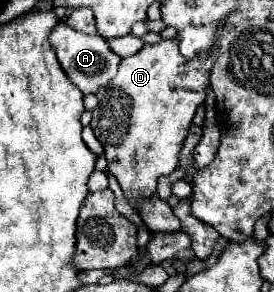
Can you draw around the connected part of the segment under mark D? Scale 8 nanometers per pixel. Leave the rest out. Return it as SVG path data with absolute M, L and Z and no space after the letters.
M226 18L220 22L216 44L208 52L206 58L184 58L178 50L178 38L174 40L160 40L158 44L144 44L140 52L134 56L122 58L118 74L112 78L112 84L106 84L100 88L98 106L92 110L92 130L100 144L104 146L104 154L108 160L108 170L116 176L120 188L124 190L124 196L130 206L138 206L142 200L148 200L156 194L156 184L160 176L172 174L180 164L180 150L184 144L184 138L188 134L188 128L192 124L192 118L198 110L198 106L206 98L206 90L210 88L210 70L218 56L218 40L222 36Z

